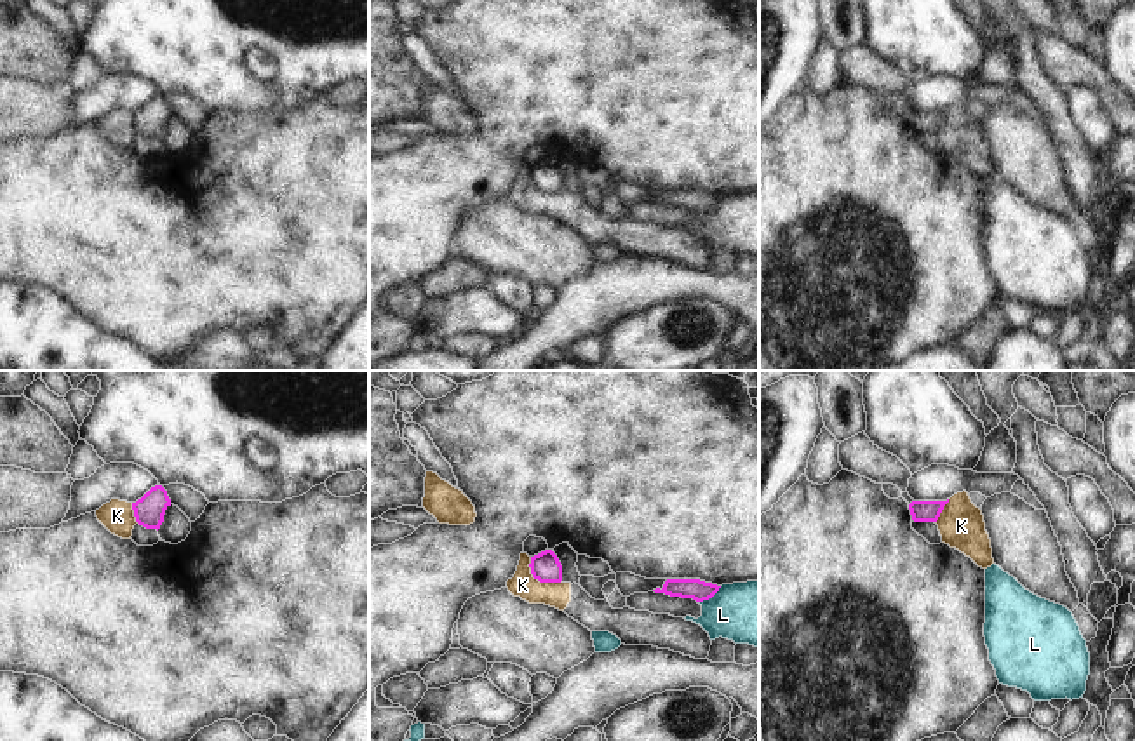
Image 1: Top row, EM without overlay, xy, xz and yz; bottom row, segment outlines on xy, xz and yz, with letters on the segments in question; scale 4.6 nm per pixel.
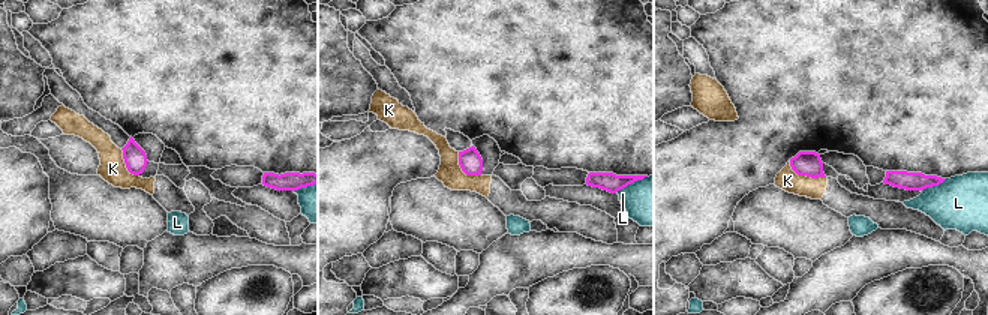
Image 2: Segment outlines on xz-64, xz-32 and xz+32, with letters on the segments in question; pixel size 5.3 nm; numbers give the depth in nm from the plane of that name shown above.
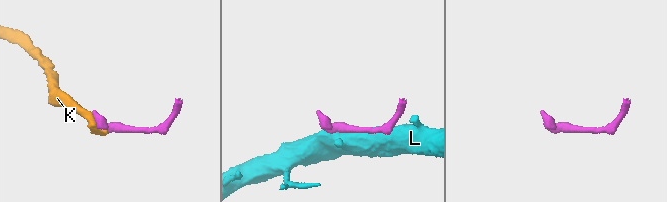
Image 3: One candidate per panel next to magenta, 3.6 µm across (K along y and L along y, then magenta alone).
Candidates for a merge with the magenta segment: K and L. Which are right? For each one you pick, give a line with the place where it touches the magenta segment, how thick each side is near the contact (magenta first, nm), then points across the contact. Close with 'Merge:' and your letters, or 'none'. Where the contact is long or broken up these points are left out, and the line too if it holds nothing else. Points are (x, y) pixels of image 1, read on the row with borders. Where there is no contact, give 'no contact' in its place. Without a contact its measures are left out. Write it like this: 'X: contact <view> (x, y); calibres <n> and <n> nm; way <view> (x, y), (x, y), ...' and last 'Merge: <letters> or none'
Merge: none

